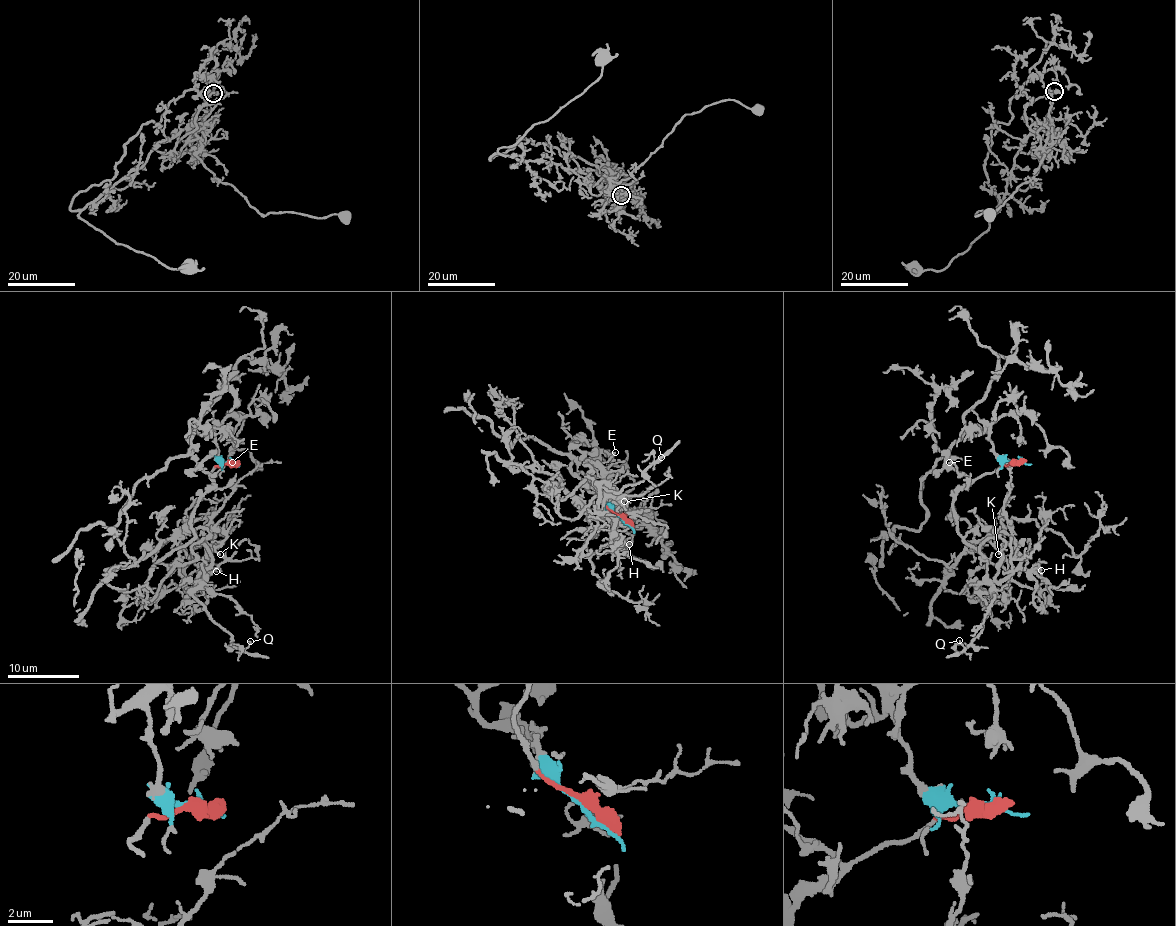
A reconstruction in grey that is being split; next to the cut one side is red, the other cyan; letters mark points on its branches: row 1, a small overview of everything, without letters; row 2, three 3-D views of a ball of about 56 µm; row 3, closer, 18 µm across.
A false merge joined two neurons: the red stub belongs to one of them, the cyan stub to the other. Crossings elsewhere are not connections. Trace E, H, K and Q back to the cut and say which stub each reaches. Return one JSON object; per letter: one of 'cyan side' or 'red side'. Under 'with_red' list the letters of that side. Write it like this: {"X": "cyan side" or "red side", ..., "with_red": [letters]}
{"E": "red side", "H": "red side", "K": "red side", "Q": "red side", "with_red": ["E", "H", "K", "Q"]}

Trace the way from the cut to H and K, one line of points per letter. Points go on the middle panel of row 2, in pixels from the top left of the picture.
H: (622, 519), (591, 461), (564, 499), (553, 484), (558, 510), (575, 518), (605, 486), (614, 534), (629, 543)
K: (622, 519), (591, 461), (564, 499), (553, 484), (565, 517), (605, 486), (613, 524), (624, 501)

